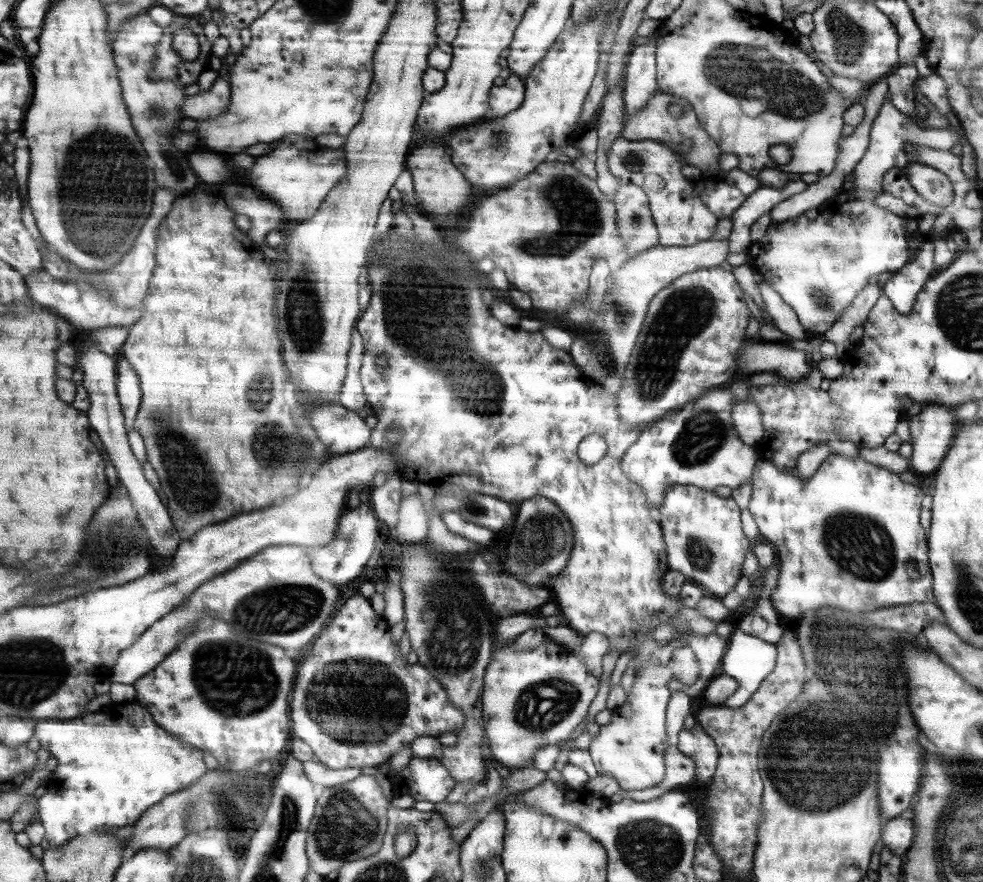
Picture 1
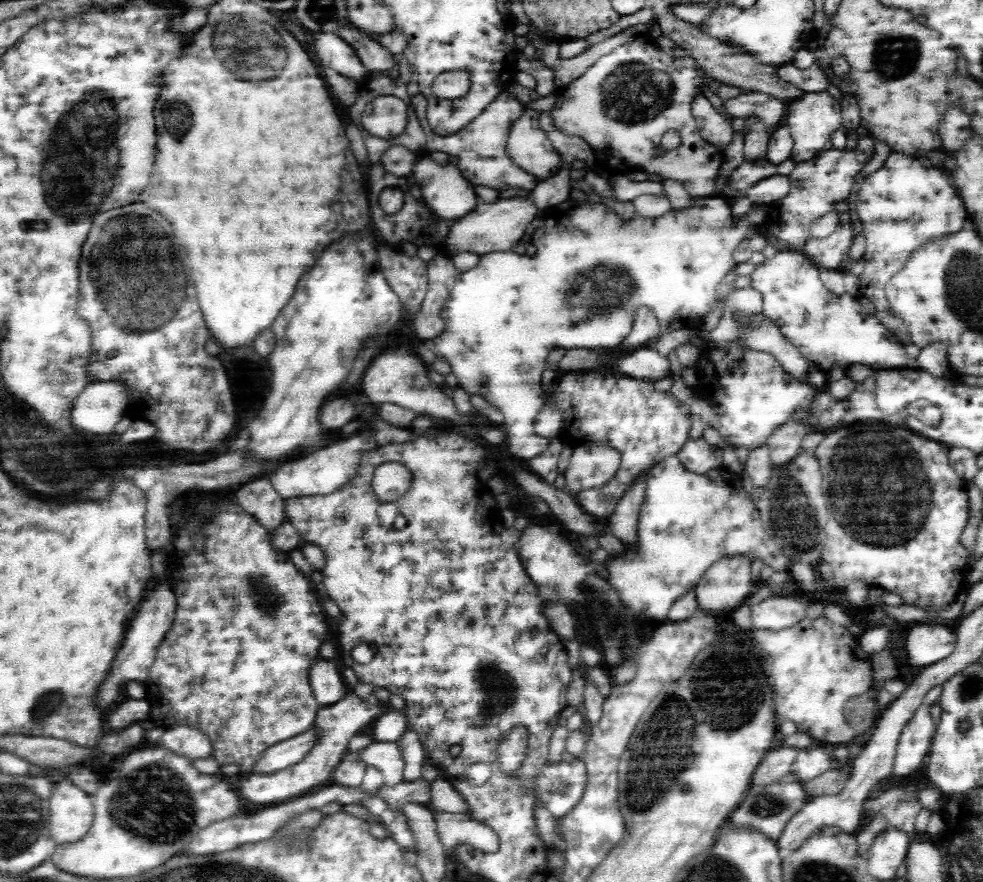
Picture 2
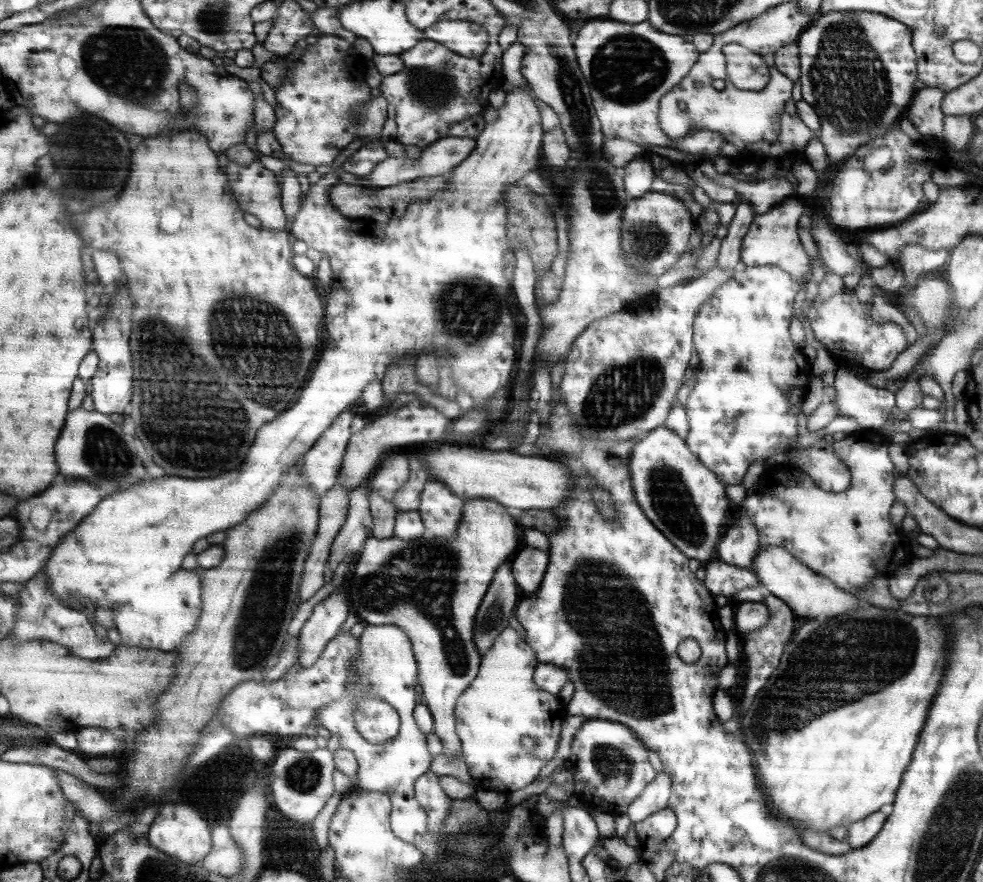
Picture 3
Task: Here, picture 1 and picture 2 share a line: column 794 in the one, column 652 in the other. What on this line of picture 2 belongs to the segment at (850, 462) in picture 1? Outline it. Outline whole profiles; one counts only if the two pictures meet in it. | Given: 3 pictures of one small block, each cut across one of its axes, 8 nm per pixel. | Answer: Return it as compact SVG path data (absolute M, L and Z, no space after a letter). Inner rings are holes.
M676 454L666 456L666 458L662 459L660 463L652 467L649 472L647 488L639 512L636 542L636 547L630 547L630 545L624 546L625 549L620 556L609 556L605 563L602 564L602 567L608 572L607 582L613 588L616 588L616 592L618 592L620 598L622 598L622 602L624 602L630 610L645 613L646 616L650 618L660 618L660 620L666 620L670 608L674 606L675 600L684 596L687 592L694 591L698 582L702 580L702 576L705 574L706 570L708 570L708 567L712 566L712 564L716 564L717 560L722 560L726 554L728 554L729 557L745 556L745 558L751 563L760 559L764 566L771 567L773 571L789 572L790 567L789 557L786 556L783 550L774 543L772 537L766 534L759 517L758 509L756 509L756 505L751 501L749 493L744 489L744 485L742 485L741 475L733 475L730 471L724 469L714 470L707 473L688 472L688 469L682 464L682 461Z

